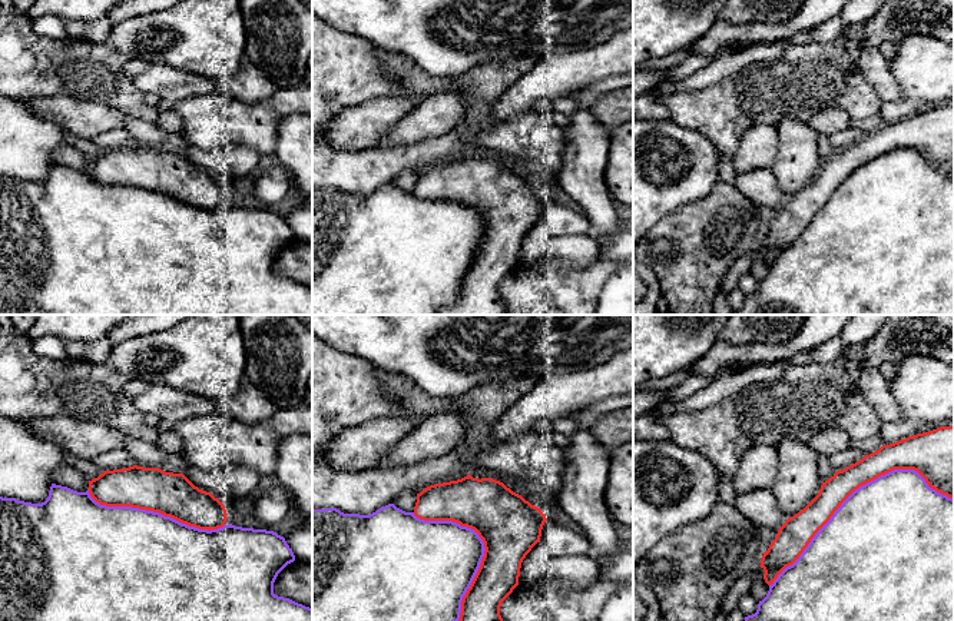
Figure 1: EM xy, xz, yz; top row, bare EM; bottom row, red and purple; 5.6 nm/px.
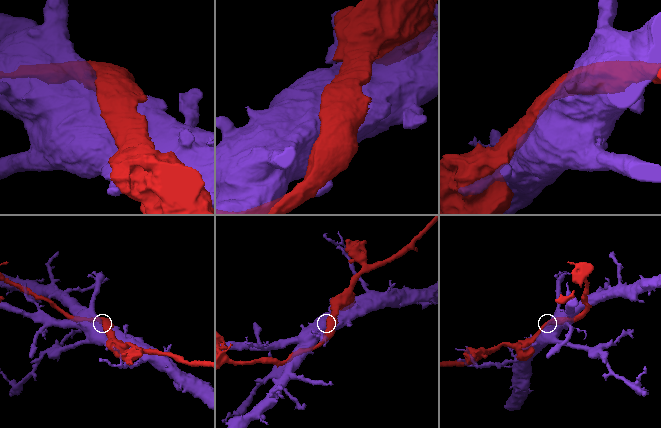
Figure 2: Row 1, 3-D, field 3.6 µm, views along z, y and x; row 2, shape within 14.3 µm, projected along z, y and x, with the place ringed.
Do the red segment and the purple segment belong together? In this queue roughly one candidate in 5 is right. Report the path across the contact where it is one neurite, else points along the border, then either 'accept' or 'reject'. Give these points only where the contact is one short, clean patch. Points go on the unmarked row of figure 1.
reject

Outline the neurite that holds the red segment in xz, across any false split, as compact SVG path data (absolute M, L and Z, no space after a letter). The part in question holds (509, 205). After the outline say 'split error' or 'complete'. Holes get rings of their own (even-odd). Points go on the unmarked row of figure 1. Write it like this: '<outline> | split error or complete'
M470 153L423 169L417 173L414 195L471 207L486 228L463 276L460 299L441 306L437 315L504 315L501 282L519 265L521 242L540 222L546 195L503 162Z | complete

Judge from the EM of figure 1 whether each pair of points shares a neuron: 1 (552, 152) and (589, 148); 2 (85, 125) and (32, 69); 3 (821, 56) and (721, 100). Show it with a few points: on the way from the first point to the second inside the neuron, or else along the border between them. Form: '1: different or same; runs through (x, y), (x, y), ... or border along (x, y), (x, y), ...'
1: different; border along (563, 130), (563, 159), (559, 183)
2: different; border along (25, 99), (36, 96), (73, 96), (90, 103)
3: same; runs through (797, 80), (789, 87), (745, 99)

